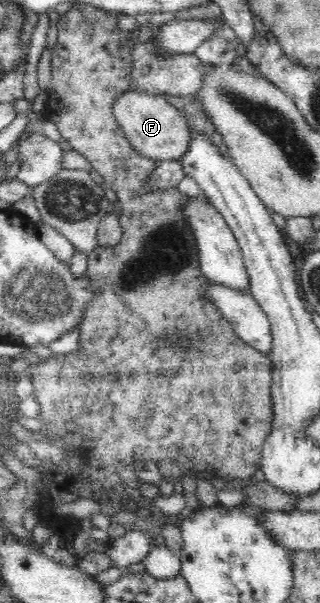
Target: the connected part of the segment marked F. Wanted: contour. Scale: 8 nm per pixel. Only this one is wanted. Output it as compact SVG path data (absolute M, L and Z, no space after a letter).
M133 87L120 93L112 103L118 125L138 153L157 162L180 159L190 144L190 126L186 118L162 95L152 95Z

